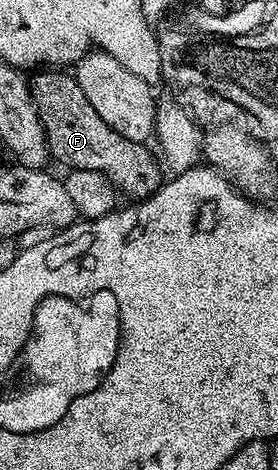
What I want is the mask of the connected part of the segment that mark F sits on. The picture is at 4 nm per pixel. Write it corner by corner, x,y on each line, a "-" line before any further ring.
40,68
33,74
36,75
30,78
32,103
53,159
57,158
64,168
102,172
128,200
148,198
161,186
162,166
157,155
152,155
145,143
126,140
126,136
114,132
114,128
94,112
94,104
86,100
86,92
82,92
71,73
60,68

